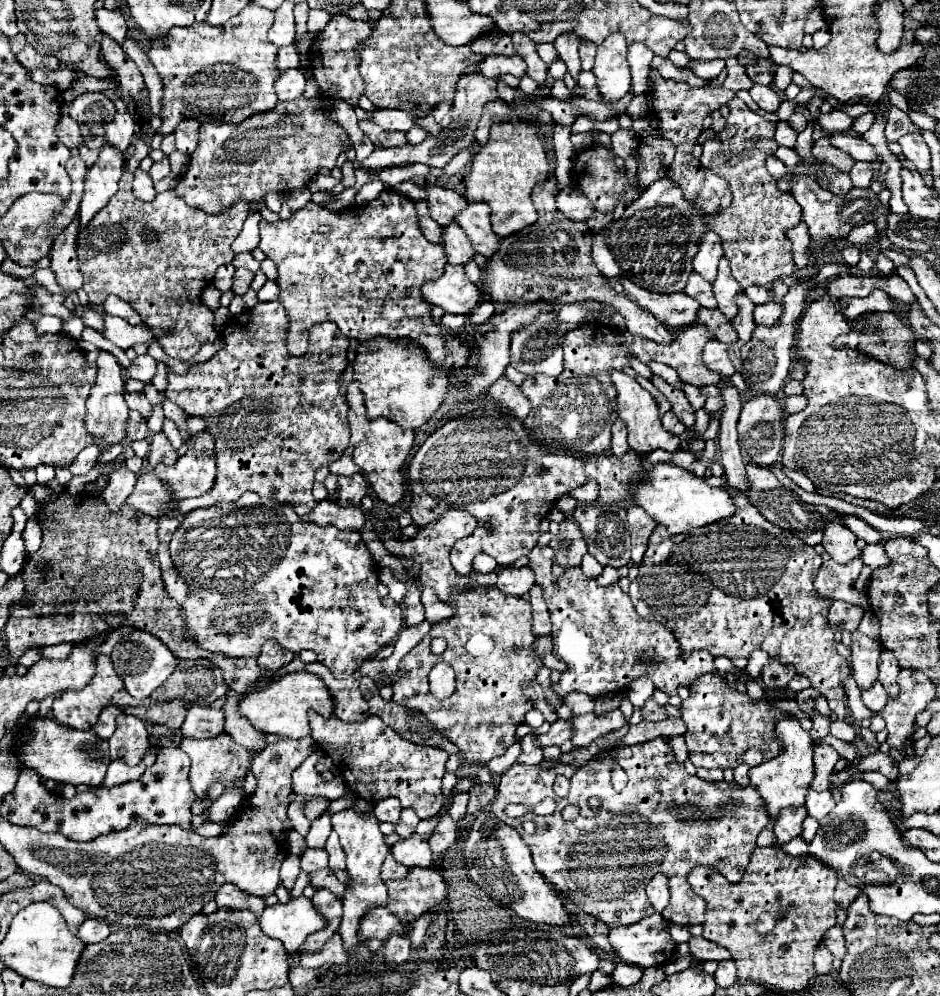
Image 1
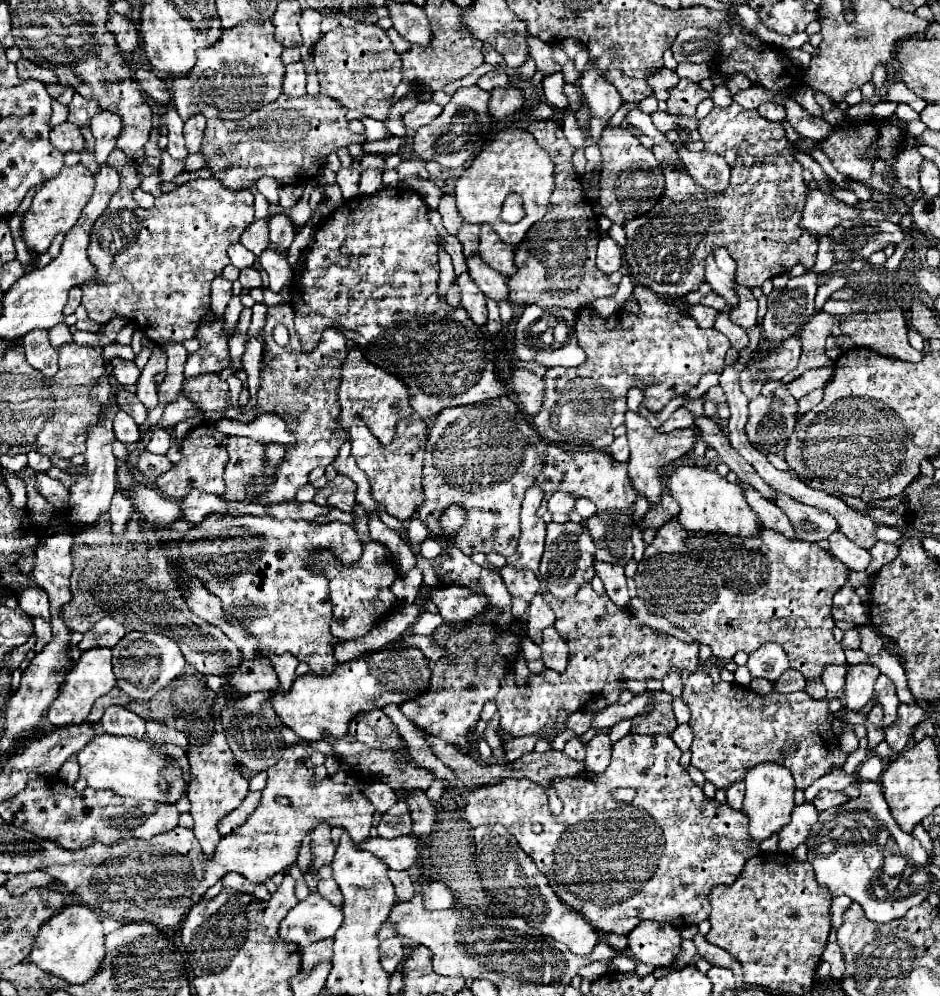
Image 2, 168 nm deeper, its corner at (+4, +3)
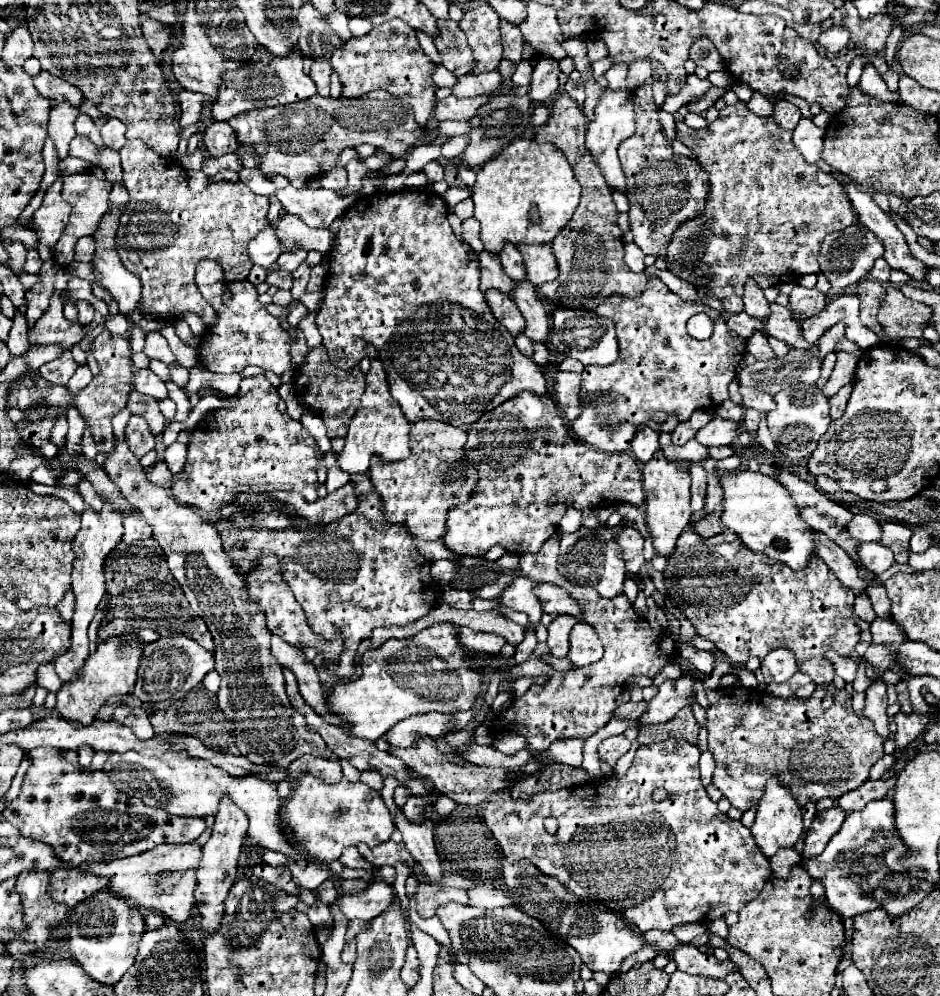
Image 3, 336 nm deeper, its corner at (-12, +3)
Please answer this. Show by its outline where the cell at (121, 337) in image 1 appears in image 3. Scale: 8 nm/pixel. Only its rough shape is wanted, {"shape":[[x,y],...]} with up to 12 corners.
{"shape":[[160,333],[146,337],[144,353],[166,365],[176,363]]}

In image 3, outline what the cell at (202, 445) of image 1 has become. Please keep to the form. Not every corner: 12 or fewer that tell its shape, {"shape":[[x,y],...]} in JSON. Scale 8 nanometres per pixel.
{"shape":[[264,375],[210,411],[172,487],[218,511],[238,493],[318,499],[316,439]]}

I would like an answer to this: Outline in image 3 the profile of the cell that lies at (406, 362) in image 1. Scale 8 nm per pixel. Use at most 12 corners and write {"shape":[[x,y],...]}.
{"shape":[[382,363],[366,375],[362,403],[336,465],[368,473],[410,453],[410,423],[390,395]]}

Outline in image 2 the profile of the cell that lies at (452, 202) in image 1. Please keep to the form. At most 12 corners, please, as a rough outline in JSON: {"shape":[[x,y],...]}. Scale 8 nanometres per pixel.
{"shape":[[462,223],[458,239],[464,249],[478,253],[480,225]]}

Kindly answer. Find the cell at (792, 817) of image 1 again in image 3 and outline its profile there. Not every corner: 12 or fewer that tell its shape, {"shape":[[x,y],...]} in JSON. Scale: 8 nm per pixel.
{"shape":[[846,811],[820,813],[804,837],[804,857],[820,855],[840,831]]}

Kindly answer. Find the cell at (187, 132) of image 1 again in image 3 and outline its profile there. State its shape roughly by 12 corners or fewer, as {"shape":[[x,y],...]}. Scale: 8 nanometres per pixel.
{"shape":[[212,123],[204,145],[212,157],[240,147],[228,123]]}

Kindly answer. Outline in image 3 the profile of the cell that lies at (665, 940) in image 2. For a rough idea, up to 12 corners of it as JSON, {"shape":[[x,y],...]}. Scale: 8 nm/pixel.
{"shape":[[694,945],[676,947],[680,971],[712,979],[740,971],[730,959],[718,961]]}

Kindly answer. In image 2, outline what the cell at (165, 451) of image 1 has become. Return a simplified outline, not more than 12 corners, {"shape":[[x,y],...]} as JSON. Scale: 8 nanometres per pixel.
{"shape":[[142,451],[138,469],[148,479],[168,471],[172,463],[166,455]]}

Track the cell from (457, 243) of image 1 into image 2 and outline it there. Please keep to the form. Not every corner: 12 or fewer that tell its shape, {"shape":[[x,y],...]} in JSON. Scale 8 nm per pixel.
{"shape":[[476,253],[466,257],[468,275],[486,297],[508,299],[506,277]]}

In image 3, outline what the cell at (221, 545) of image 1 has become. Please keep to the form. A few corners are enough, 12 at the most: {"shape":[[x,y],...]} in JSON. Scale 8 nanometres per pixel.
{"shape":[[276,557],[248,573],[248,591],[264,605],[268,629],[298,649],[324,659],[340,655],[308,629],[300,603],[280,577]]}

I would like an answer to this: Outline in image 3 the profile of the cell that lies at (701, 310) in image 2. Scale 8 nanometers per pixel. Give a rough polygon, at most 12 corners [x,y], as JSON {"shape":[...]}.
{"shape":[[748,313],[730,315],[726,321],[742,339],[764,331],[764,321]]}

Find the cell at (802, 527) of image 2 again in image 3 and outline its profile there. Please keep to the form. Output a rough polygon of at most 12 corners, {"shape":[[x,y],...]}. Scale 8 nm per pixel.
{"shape":[[854,515],[848,533],[858,541],[880,541],[880,521]]}

